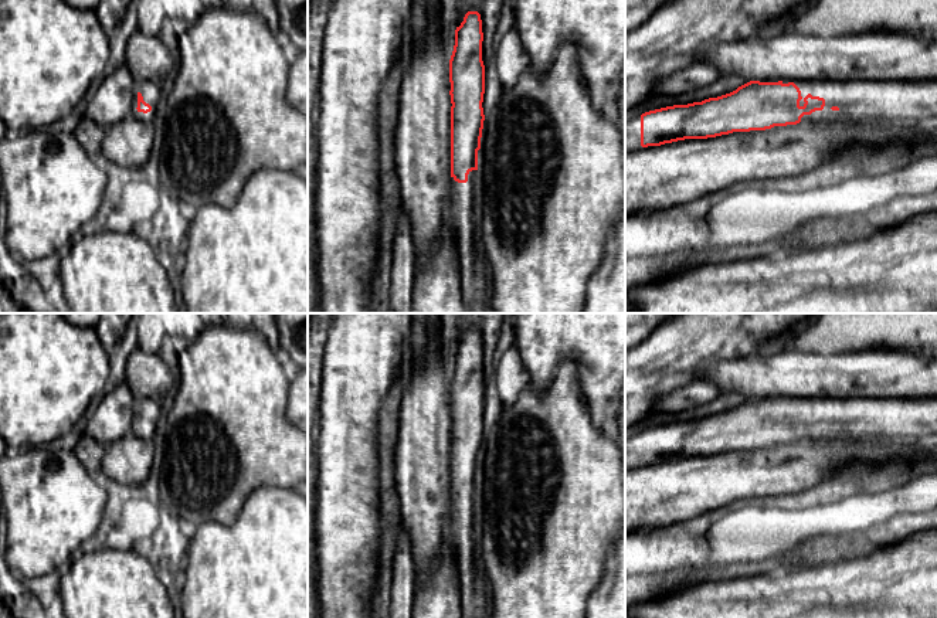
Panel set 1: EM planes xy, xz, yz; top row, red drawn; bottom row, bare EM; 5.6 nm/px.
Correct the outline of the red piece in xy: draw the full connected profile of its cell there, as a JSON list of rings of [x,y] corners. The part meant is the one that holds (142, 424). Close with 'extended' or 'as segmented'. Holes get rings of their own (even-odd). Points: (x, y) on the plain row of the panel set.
[[[152,398],[135,400],[133,427],[130,432],[145,441],[152,441],[156,432],[156,424],[164,410],[166,405],[163,401]]]; extended

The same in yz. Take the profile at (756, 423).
[[[937,397],[750,398],[736,408],[625,439],[625,469],[799,439],[914,442],[937,437]]]; extended

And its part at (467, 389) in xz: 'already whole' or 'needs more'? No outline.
needs more

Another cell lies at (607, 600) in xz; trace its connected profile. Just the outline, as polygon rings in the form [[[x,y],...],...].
[[[625,519],[602,580],[587,601],[585,618],[625,618]]]

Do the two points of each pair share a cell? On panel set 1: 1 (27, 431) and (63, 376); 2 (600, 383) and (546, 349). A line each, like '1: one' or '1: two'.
1: one
2: one

